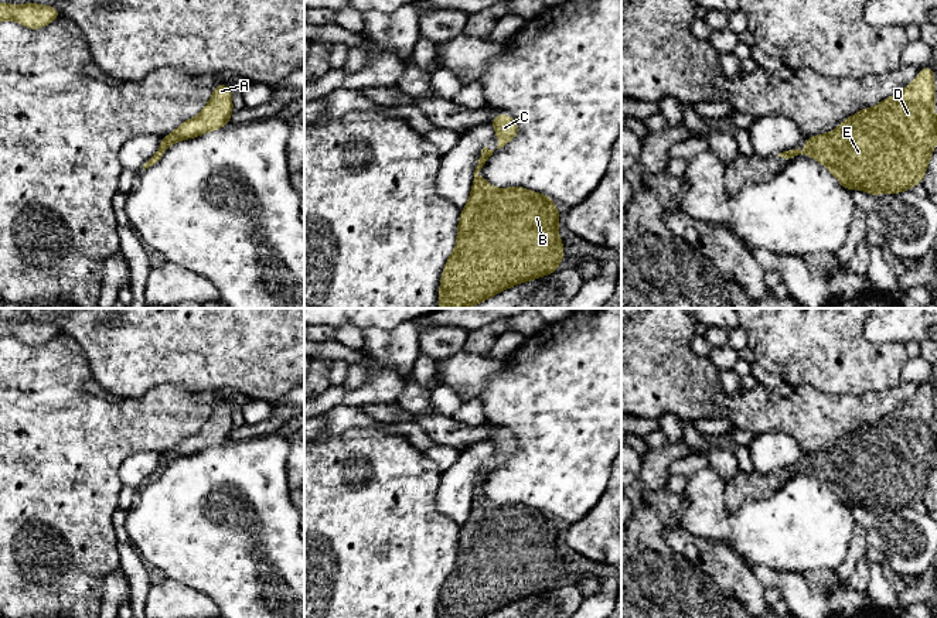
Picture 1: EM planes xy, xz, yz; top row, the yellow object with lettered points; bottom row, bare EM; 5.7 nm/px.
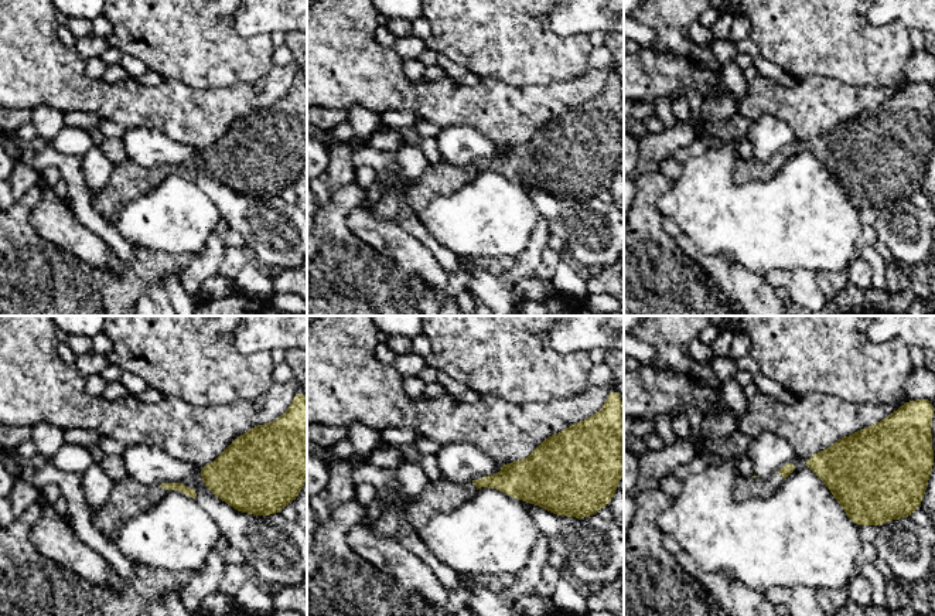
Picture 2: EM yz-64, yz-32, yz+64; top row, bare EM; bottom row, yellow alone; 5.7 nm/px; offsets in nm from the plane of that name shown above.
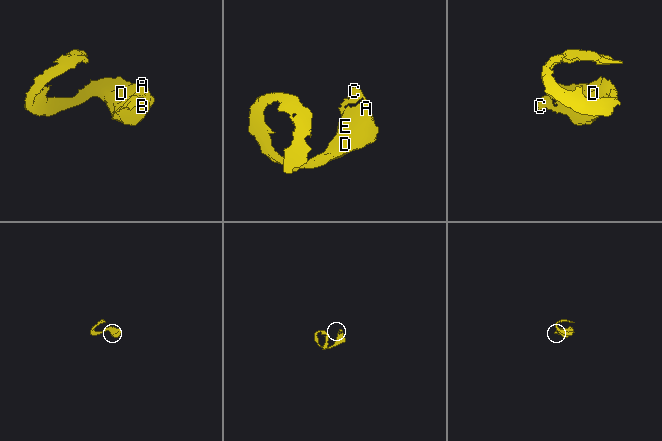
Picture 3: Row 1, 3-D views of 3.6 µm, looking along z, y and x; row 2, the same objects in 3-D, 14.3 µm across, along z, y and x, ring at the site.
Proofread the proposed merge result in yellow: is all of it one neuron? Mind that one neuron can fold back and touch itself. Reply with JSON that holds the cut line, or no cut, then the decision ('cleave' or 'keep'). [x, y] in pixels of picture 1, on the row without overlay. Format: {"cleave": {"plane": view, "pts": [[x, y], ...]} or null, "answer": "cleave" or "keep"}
{"cleave": null, "answer": "keep"}

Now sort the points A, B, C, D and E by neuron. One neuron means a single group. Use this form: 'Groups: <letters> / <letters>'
Groups: A B C D E

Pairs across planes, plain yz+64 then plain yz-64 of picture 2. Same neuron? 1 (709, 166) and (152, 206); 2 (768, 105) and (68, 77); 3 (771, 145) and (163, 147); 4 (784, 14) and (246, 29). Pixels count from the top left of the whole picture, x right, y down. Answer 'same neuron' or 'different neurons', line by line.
1: same neuron
2: same neuron
3: same neuron
4: different neurons

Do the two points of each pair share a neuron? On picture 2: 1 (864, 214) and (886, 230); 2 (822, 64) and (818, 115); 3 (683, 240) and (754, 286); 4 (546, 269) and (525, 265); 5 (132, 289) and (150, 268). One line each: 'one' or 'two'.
1: two
2: two
3: one
4: two
5: one

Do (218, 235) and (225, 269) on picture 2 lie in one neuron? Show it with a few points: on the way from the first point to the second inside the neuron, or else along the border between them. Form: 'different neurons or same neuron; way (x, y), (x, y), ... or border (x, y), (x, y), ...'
different neurons; border (227, 247), (222, 258)

